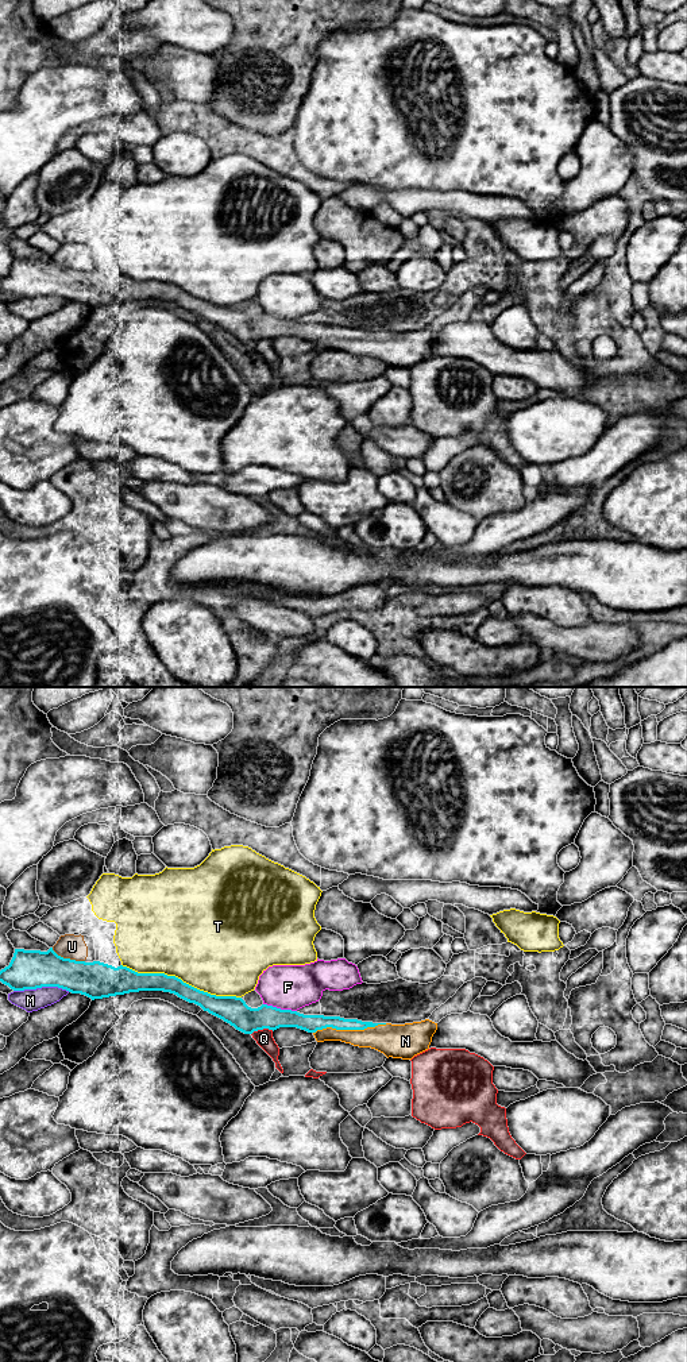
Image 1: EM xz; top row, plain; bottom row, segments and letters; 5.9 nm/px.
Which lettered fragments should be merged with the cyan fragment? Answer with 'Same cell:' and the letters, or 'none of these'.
Same cell: N

